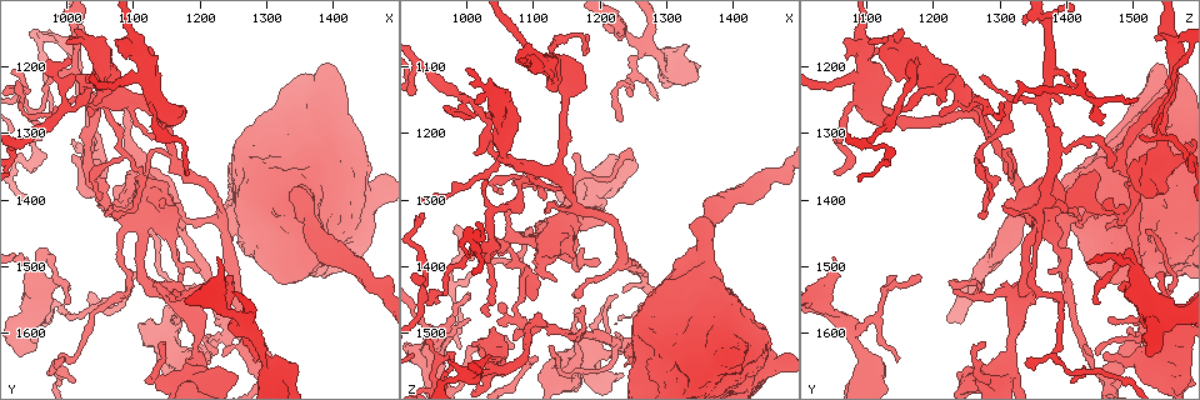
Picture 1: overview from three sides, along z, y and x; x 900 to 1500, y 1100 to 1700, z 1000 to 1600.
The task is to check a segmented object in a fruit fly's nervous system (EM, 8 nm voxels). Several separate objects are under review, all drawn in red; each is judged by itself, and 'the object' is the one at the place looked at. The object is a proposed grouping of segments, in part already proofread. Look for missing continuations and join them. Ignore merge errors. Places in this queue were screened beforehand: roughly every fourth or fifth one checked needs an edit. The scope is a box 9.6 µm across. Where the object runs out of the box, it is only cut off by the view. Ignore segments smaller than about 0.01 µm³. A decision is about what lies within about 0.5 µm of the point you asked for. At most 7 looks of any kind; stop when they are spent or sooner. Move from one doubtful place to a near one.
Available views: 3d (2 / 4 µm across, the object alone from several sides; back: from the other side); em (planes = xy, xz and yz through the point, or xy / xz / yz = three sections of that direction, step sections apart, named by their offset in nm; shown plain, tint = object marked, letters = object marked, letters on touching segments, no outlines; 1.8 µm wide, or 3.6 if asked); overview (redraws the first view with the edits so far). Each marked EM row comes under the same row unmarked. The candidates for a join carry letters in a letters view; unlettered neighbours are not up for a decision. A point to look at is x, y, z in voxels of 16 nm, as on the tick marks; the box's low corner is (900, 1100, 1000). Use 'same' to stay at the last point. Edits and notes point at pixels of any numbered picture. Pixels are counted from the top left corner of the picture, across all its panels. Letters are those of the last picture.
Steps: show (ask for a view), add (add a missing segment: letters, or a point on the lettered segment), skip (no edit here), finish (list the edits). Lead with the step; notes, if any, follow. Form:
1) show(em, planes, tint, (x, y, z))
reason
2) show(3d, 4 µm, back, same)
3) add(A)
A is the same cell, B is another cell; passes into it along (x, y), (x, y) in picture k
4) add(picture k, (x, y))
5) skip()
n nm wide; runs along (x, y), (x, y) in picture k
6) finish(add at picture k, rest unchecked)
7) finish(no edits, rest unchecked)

show(3d, 2 µm, (1245, 1520, 1225))

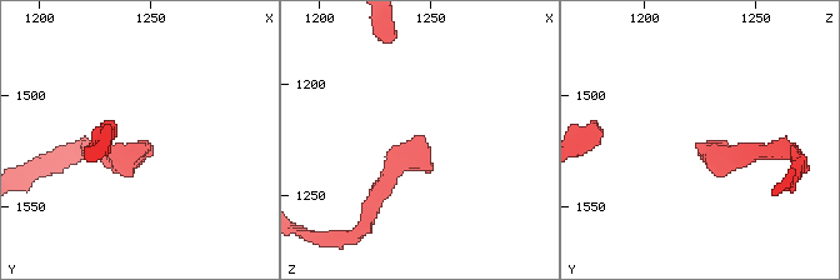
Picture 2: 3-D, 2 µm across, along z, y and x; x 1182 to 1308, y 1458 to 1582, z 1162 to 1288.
show(em, xy, step 8, letters, (1248, 1522, 1224))

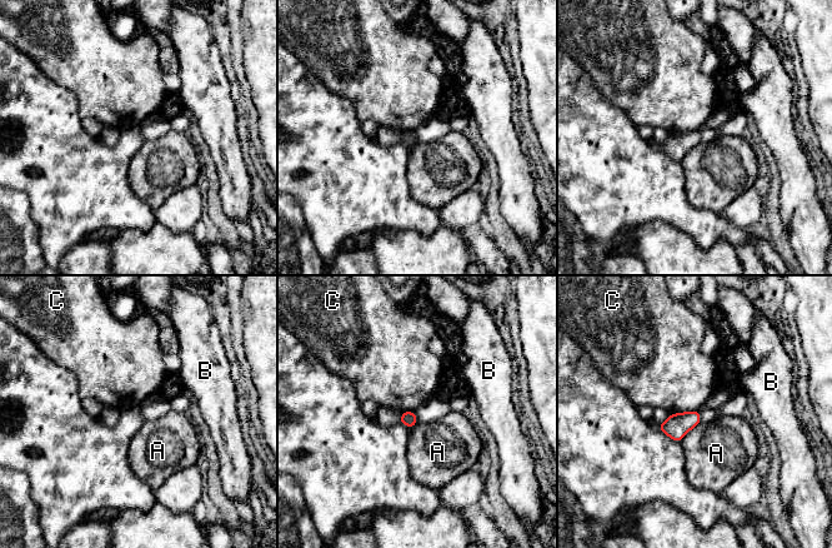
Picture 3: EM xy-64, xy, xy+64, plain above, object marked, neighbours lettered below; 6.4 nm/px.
show(em, planes, letters, same)
another direction

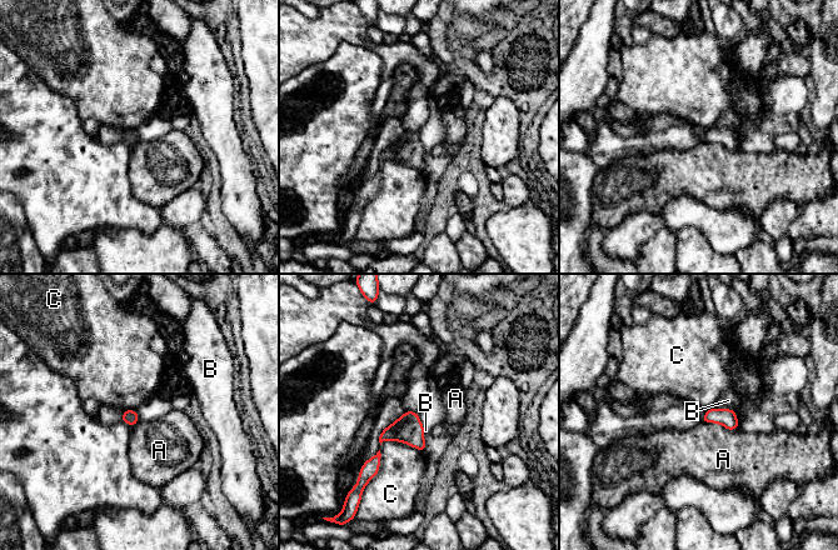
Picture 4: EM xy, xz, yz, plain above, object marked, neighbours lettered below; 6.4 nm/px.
skip()
A, B and C are other cells; border along (380, 443), (398, 440), (423, 451) in picture 4; none of them fits

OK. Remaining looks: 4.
show(3d, 4 µm, (1300, 1655, 1110))
thick turns thin

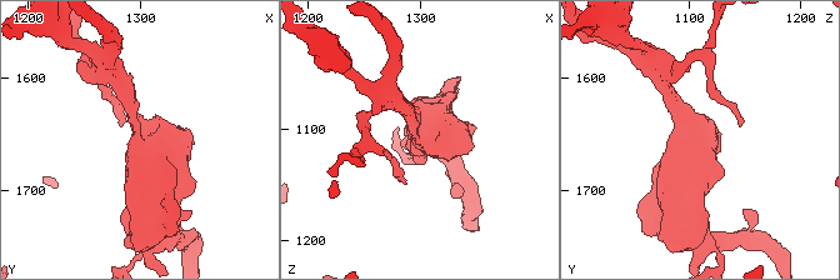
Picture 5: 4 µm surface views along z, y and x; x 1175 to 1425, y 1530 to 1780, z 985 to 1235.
show(em, 3.6 µm, planes, tint, (1302, 1658, 1108))
arms of 200, 300 nm

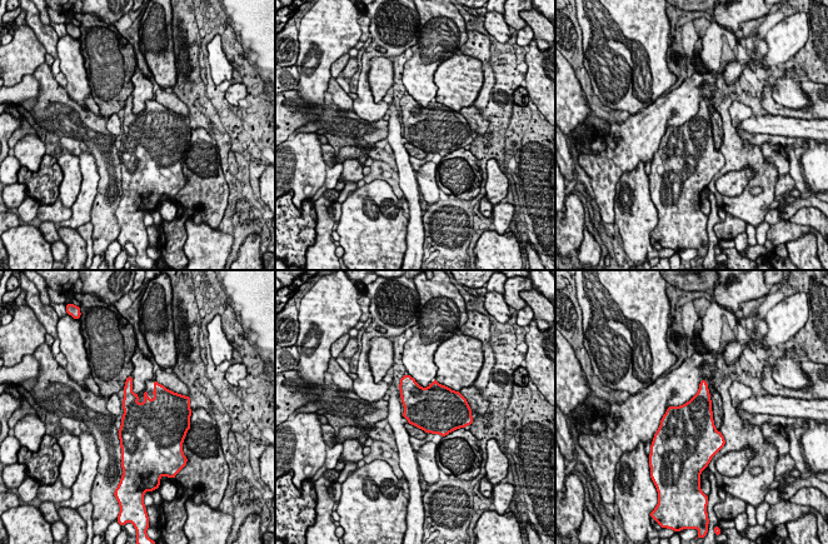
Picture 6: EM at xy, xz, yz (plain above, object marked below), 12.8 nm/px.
show(em, 3.6 µm, planes, letters, same)
what lies round it

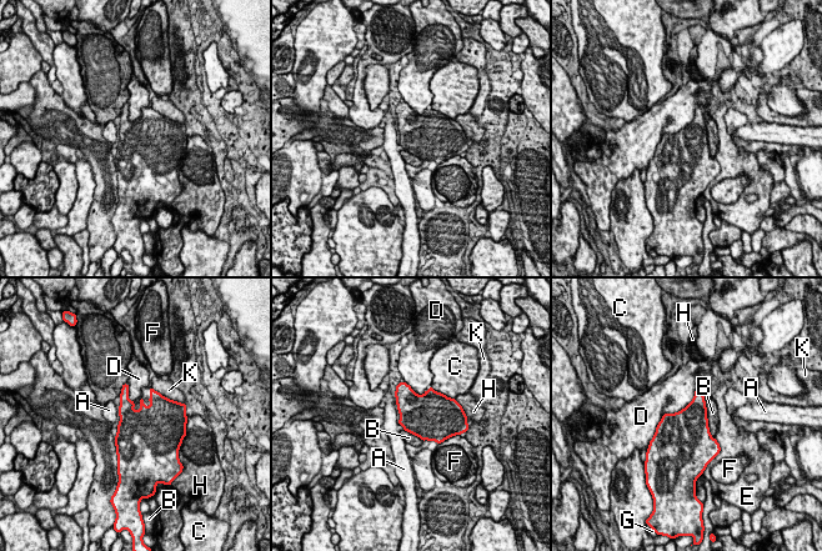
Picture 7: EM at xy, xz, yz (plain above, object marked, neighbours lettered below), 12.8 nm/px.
skip()
A, B, C, D, E, F, G, H and K are other cells; border along (683, 407), (666, 412), (652, 437) in picture 7; none of them fits

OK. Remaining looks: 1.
show(em, planes, letters, (1185, 1660, 1285))
thick turns thin

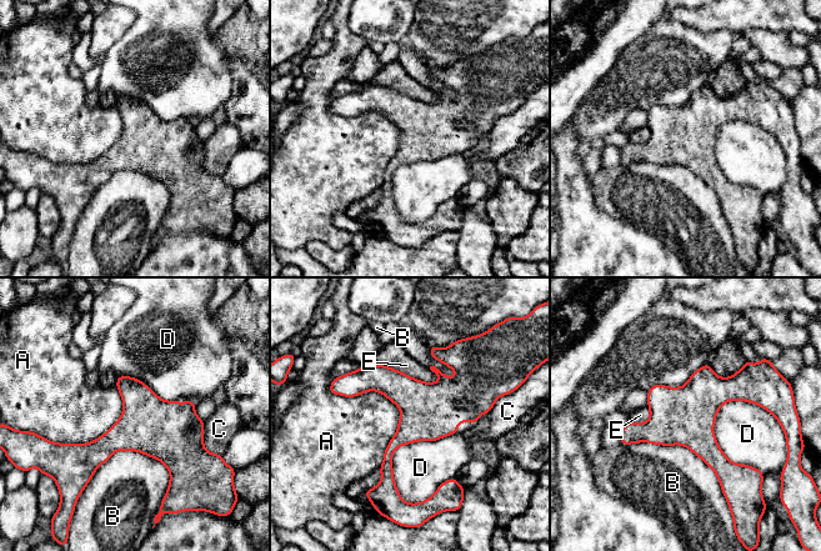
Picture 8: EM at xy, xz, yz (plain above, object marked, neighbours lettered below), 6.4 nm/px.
skip()
A, B, C, D and E are other cells; border along (333, 379), (399, 409), (380, 467) in picture 8; no lettered segment goes on from it

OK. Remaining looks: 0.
finish(no edits, rest unchecked)

